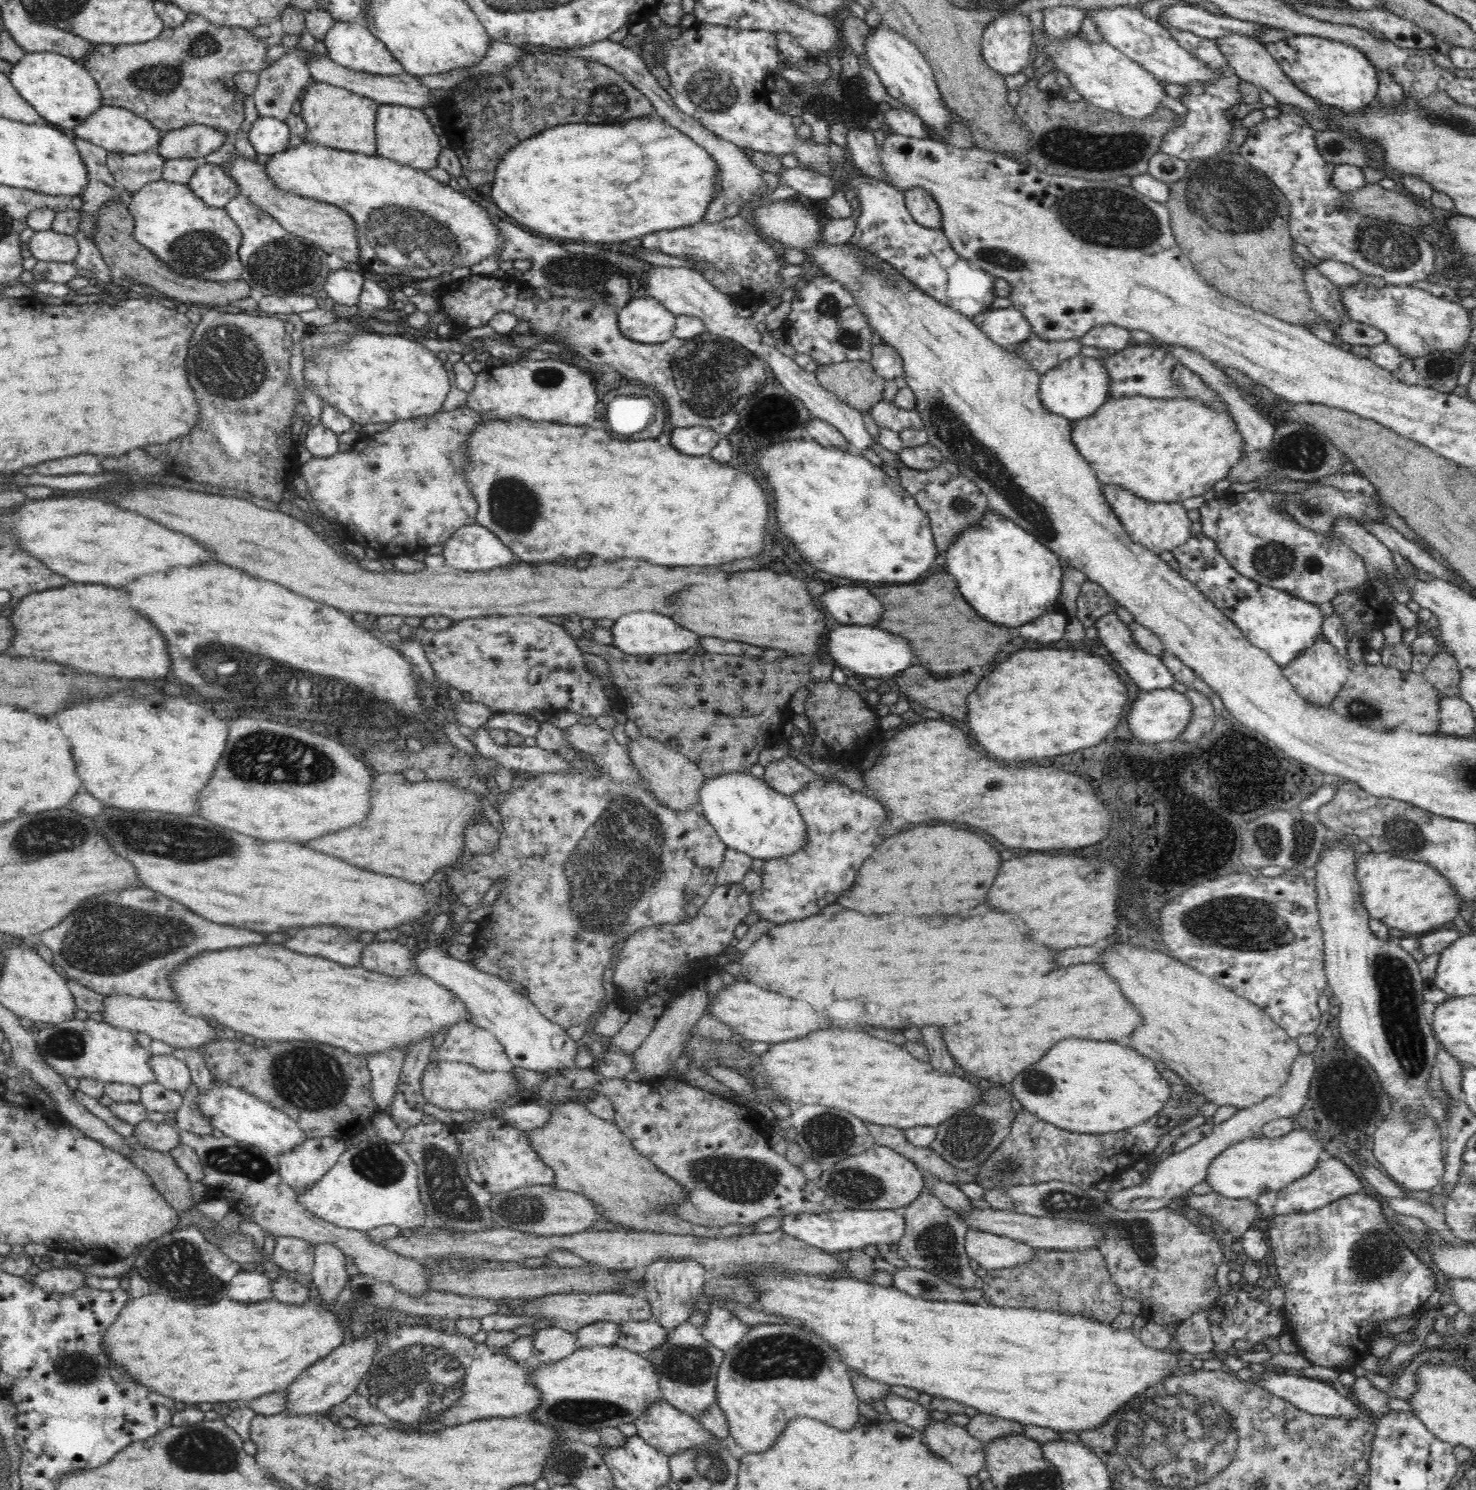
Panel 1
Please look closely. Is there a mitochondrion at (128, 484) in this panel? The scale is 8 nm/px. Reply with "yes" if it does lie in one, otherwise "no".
no

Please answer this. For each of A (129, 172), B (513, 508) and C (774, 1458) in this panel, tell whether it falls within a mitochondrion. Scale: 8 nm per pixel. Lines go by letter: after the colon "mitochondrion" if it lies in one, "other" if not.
A: mitochondrion
B: mitochondrion
C: other

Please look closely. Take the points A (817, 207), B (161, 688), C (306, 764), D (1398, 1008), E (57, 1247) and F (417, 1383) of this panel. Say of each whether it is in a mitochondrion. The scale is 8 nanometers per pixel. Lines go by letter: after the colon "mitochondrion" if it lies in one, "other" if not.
A: other
B: other
C: mitochondrion
D: mitochondrion
E: other
F: mitochondrion

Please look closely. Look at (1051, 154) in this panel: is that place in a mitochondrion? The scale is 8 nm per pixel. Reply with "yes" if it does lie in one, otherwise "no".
yes

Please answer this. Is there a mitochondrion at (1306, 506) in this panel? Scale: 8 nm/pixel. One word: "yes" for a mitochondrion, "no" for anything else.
yes

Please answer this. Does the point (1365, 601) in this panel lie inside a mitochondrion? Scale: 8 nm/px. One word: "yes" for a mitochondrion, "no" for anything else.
yes

